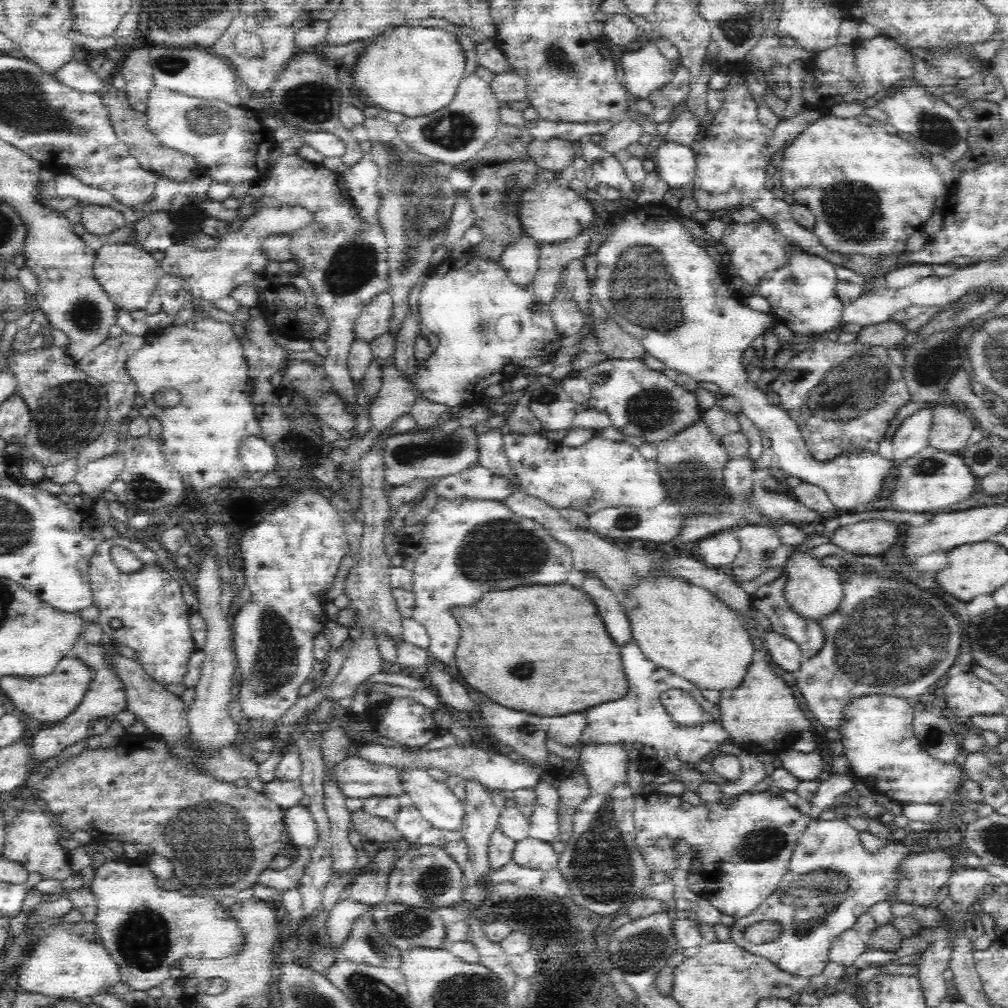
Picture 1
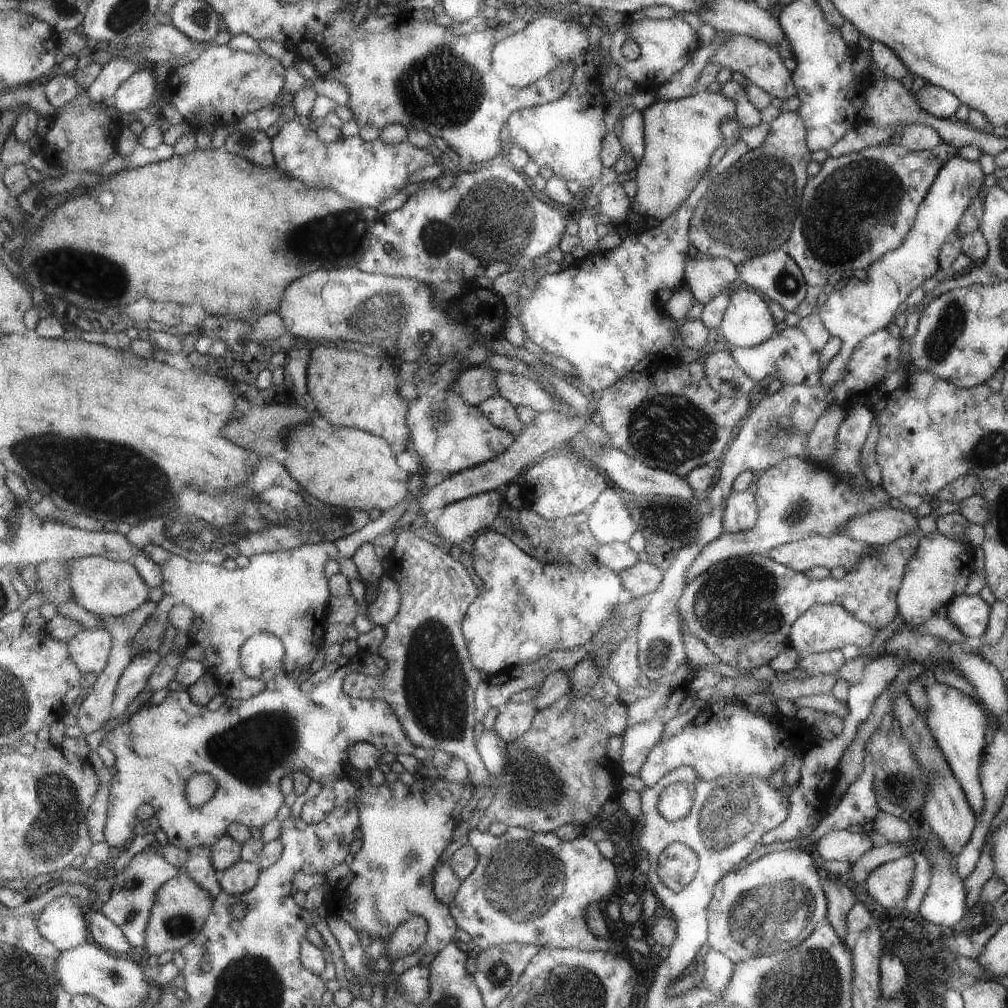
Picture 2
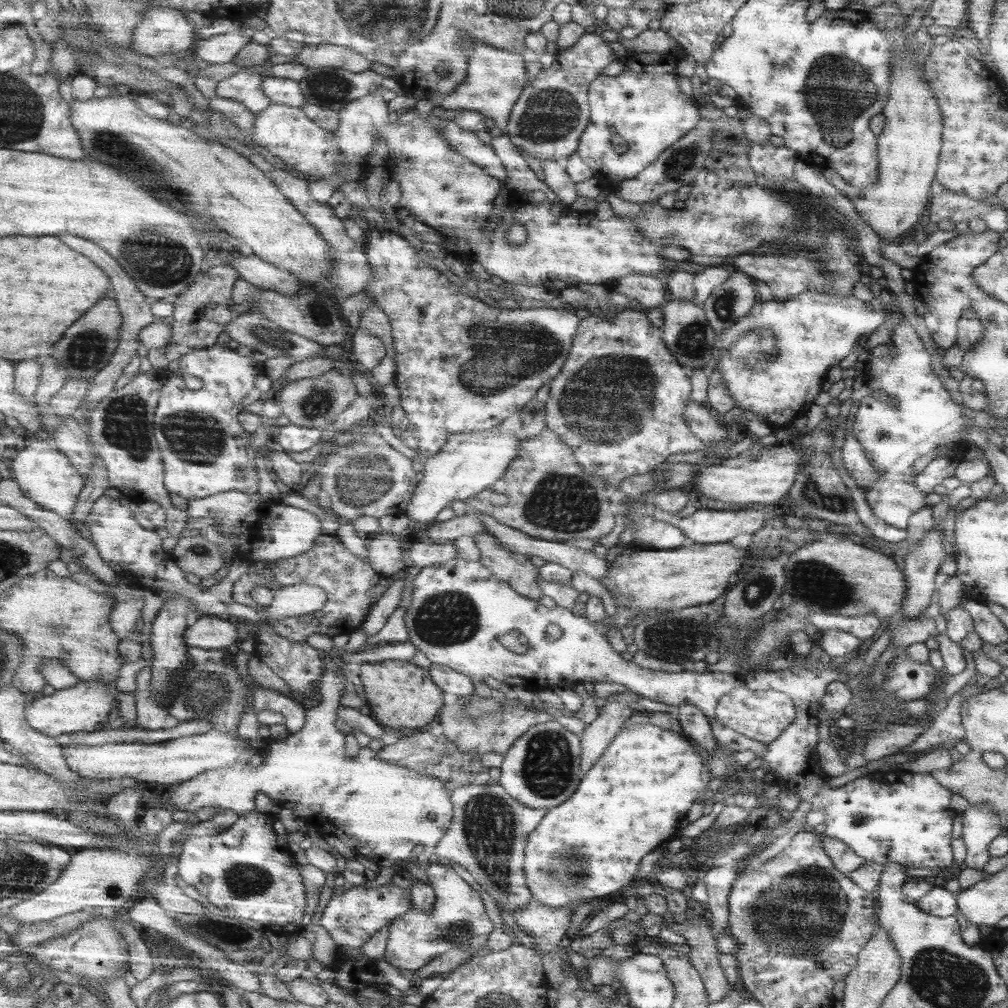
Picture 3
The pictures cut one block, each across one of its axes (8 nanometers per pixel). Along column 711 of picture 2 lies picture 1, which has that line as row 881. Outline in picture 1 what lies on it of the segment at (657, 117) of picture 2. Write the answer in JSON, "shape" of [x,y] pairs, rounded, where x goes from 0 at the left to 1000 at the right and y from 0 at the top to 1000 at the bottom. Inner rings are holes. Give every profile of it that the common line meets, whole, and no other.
{"shape":[[[147,849],[141,851],[111,851],[105,853],[91,873],[89,881],[97,895],[97,905],[93,911],[93,919],[99,927],[103,942],[113,950],[119,962],[119,974],[127,976],[131,982],[149,982],[153,978],[161,978],[163,972],[169,970],[169,962],[185,950],[204,950],[204,952],[220,952],[240,946],[244,940],[244,925],[240,923],[236,911],[232,911],[230,903],[216,899],[214,891],[183,891],[177,885],[161,883],[155,875],[147,859]]]}

